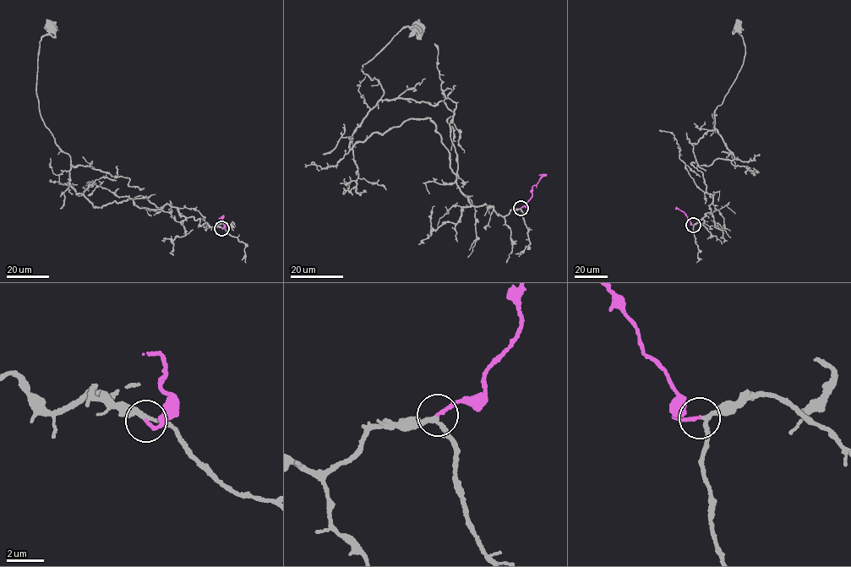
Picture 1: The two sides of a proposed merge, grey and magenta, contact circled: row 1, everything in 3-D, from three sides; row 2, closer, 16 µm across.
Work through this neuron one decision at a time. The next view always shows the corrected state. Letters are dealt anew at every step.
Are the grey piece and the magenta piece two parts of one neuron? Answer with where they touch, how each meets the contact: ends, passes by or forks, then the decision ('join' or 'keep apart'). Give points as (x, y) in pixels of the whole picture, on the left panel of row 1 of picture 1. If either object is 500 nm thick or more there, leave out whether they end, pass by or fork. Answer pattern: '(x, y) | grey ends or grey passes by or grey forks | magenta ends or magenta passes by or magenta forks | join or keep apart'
(221, 228) | grey passes by | magenta ends | join

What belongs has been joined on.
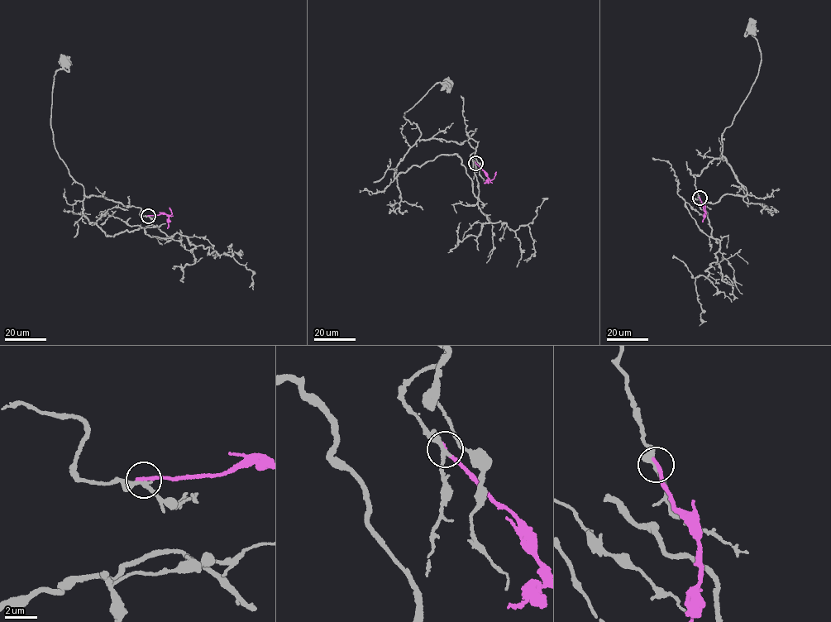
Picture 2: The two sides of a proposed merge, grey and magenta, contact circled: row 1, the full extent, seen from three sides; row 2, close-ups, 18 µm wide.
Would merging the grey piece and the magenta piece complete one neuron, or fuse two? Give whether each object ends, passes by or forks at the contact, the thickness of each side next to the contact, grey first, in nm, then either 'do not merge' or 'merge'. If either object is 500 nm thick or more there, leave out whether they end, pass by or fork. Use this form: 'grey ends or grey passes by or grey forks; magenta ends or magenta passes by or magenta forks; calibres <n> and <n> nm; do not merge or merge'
grey passes by; magenta ends; calibres 260 and 240 nm; do not merge

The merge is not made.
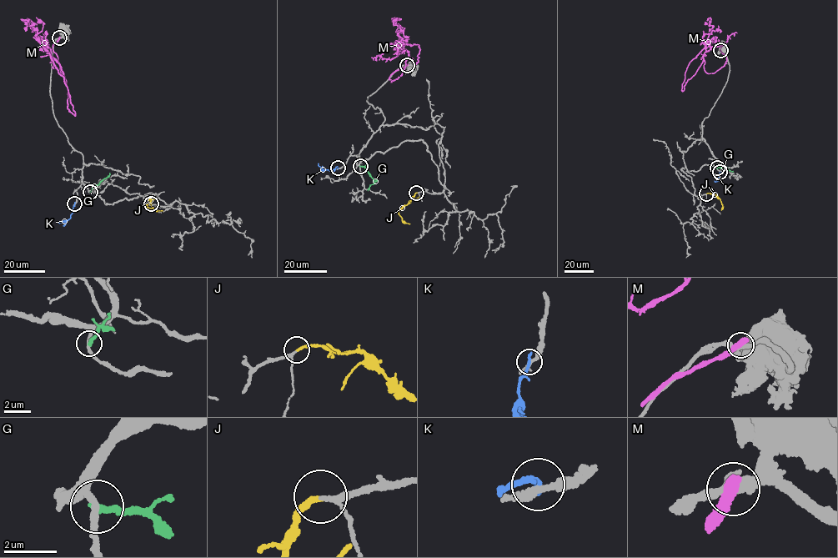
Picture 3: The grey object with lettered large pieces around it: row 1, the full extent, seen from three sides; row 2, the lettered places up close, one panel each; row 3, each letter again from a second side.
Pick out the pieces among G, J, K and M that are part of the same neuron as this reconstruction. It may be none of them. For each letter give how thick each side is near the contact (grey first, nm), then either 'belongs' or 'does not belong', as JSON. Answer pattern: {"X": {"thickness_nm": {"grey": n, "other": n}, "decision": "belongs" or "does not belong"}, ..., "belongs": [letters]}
{"G": {"thickness_nm": {"grey": 240, "other": 260}, "decision": "does not belong"}, "J": {"thickness_nm": {"grey": 150, "other": 200}, "decision": "belongs"}, "K": {"thickness_nm": {"grey": 260, "other": 170}, "decision": "does not belong"}, "M": {"thickness_nm": {"grey": 380, "other": 480}, "decision": "does not belong"}, "belongs": ["J"]}

